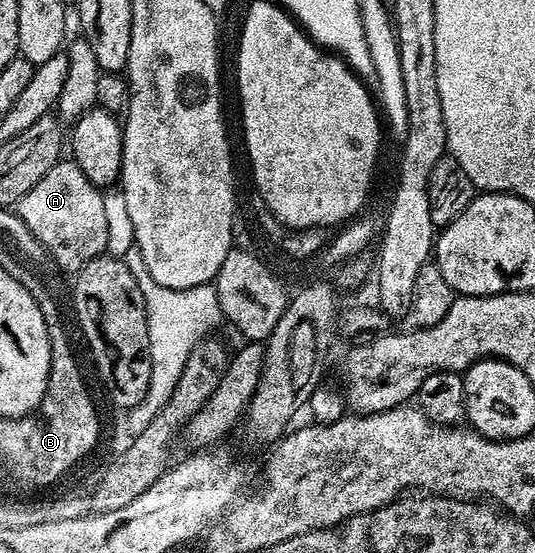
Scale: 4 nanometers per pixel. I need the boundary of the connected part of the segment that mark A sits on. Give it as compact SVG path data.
M59 161L16 204L17 216L43 246L47 256L69 273L77 273L85 263L99 258L110 239L106 203L98 191L101 190L80 173L74 162Z

